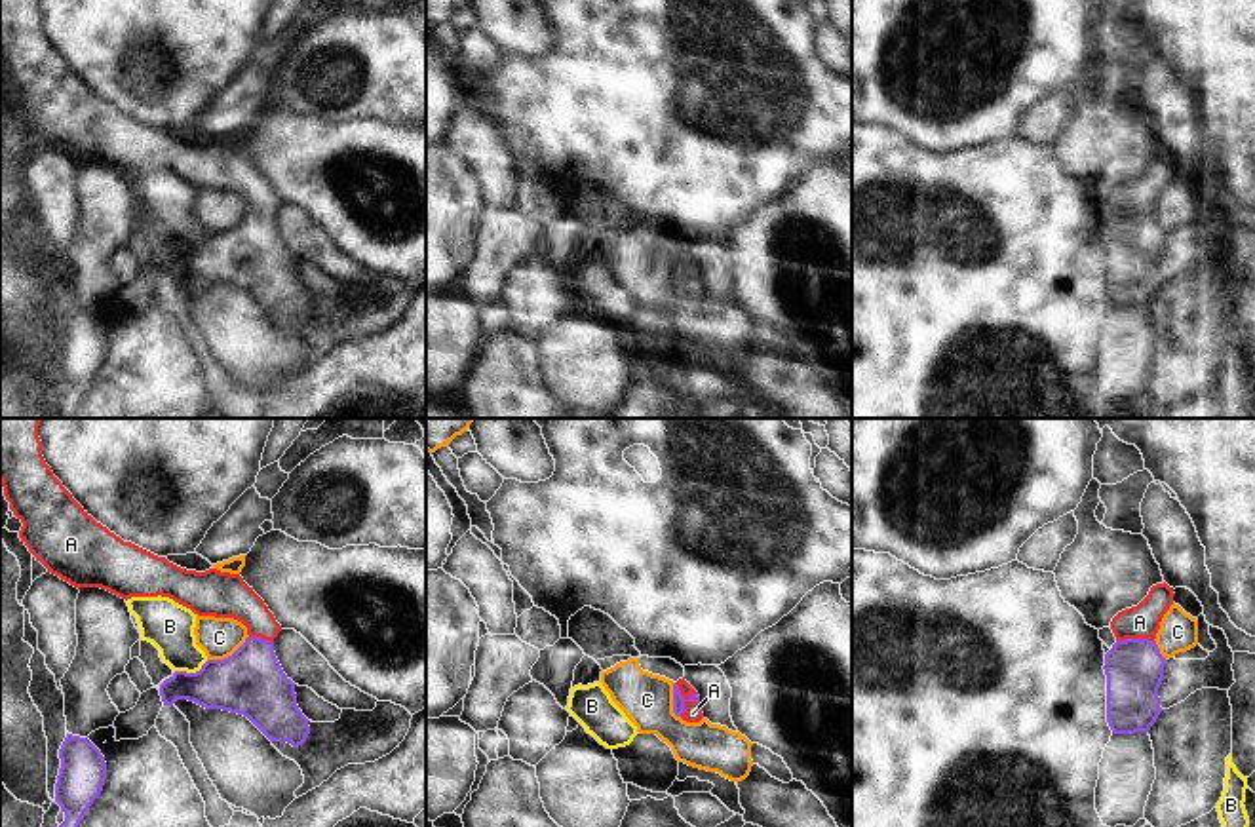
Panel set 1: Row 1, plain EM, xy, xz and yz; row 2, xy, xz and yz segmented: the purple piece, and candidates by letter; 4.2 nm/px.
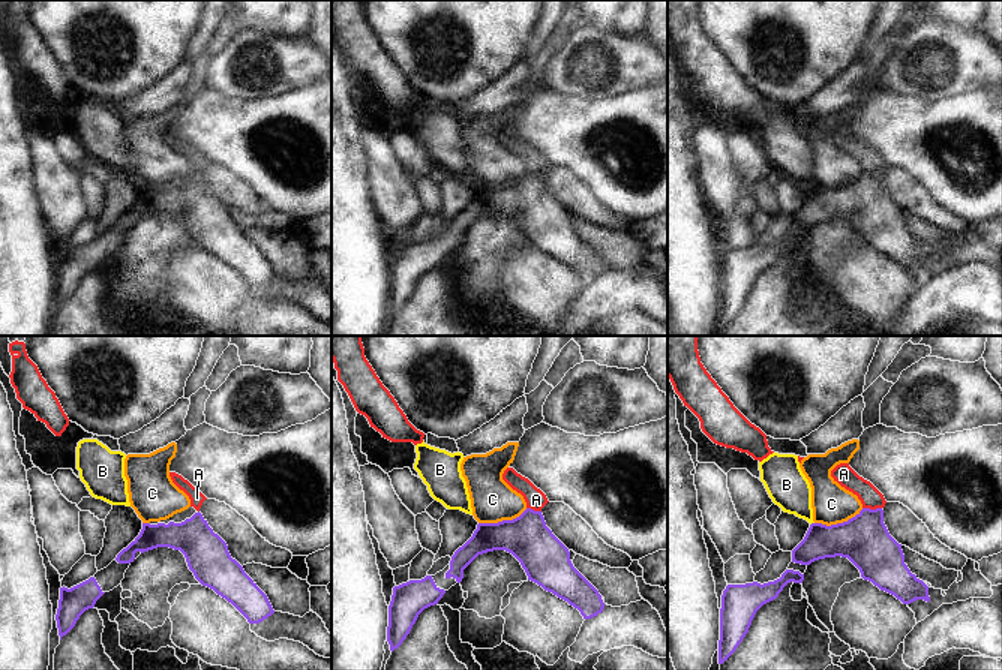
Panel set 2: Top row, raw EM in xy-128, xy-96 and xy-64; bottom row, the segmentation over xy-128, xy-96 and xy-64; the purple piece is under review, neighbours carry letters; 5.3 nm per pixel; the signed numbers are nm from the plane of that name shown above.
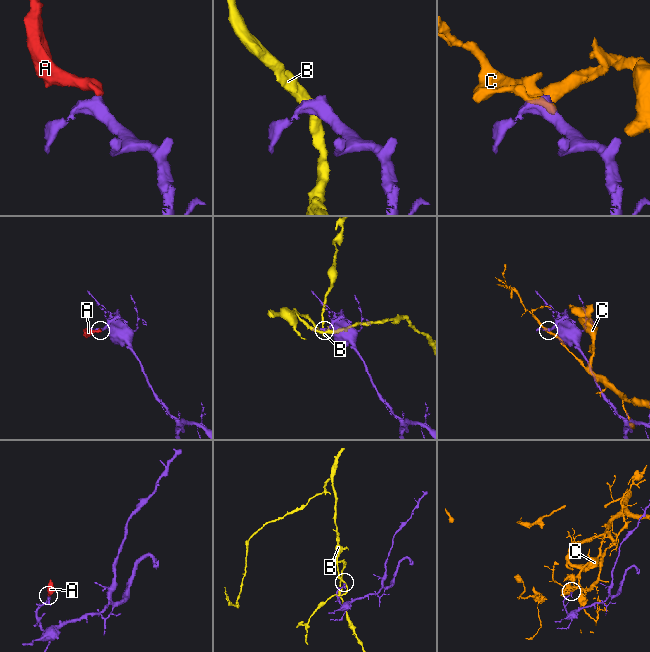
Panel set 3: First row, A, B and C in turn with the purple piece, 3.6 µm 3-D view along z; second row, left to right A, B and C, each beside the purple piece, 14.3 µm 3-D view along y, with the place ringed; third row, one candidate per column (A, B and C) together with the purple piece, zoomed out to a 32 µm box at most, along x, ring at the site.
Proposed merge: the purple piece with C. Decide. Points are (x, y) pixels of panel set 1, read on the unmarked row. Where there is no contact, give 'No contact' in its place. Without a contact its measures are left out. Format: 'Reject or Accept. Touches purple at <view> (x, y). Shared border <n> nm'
Reject. Touches purple at xy (229, 230). Shared border 200 nm.

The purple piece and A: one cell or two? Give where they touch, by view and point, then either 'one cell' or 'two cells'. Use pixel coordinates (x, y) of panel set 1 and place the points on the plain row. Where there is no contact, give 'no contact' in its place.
xz (685, 274) | one cell

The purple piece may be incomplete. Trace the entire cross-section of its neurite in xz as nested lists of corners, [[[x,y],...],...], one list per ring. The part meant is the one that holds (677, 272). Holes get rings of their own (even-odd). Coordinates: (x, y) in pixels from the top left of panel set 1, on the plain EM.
[[[683,253],[673,259],[673,287],[686,297],[704,293],[698,266]]]

